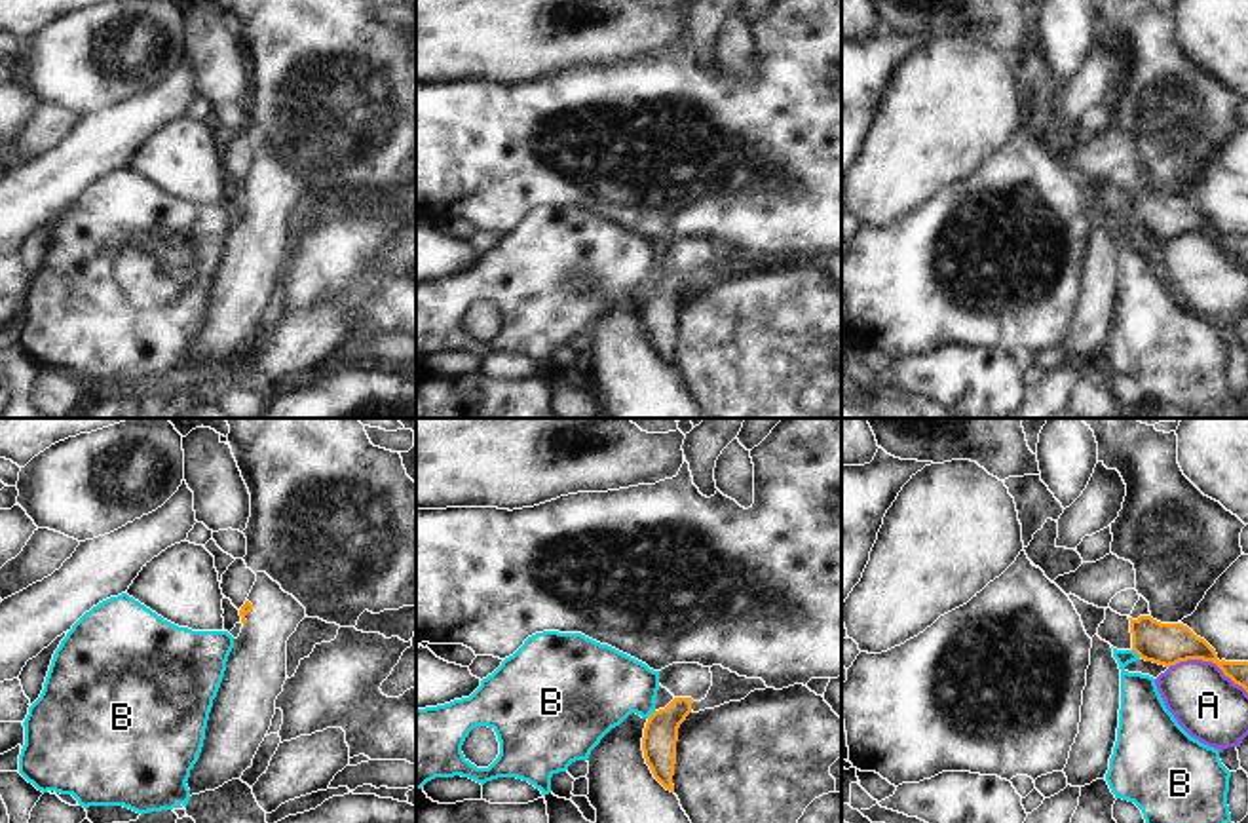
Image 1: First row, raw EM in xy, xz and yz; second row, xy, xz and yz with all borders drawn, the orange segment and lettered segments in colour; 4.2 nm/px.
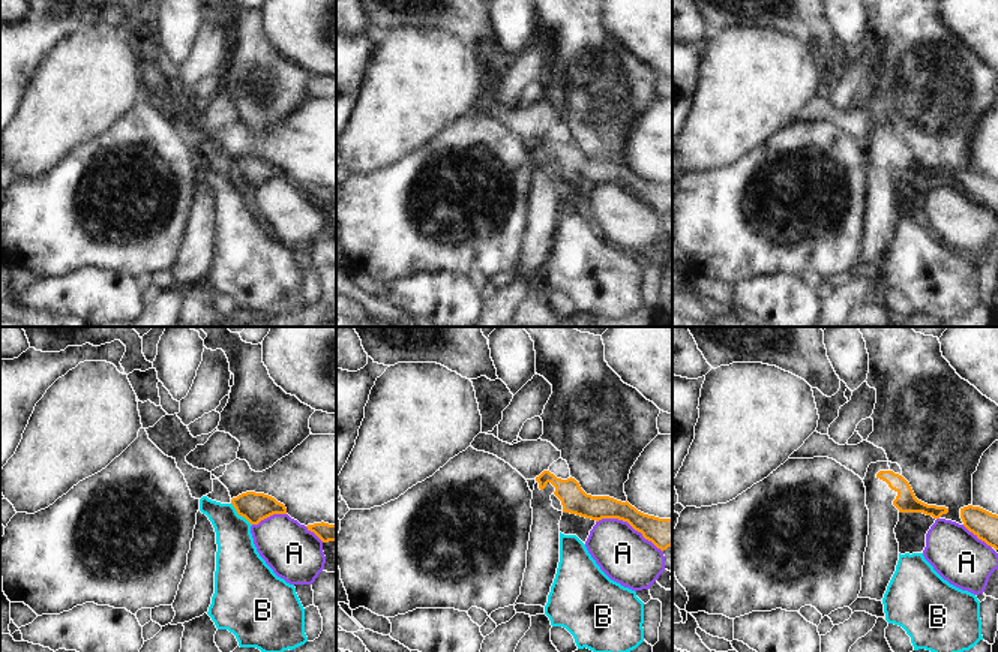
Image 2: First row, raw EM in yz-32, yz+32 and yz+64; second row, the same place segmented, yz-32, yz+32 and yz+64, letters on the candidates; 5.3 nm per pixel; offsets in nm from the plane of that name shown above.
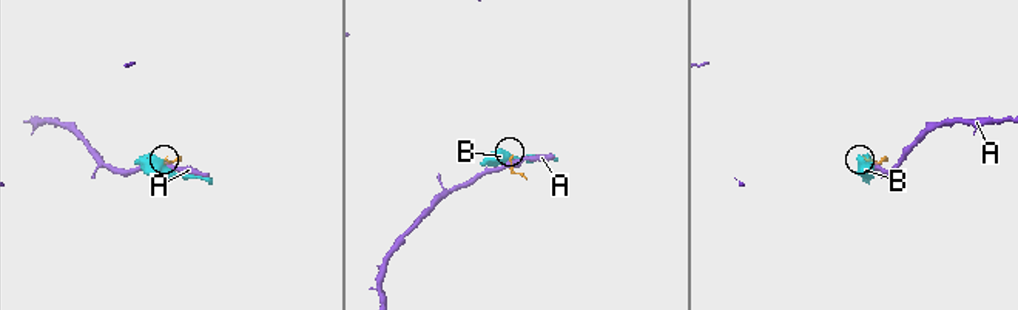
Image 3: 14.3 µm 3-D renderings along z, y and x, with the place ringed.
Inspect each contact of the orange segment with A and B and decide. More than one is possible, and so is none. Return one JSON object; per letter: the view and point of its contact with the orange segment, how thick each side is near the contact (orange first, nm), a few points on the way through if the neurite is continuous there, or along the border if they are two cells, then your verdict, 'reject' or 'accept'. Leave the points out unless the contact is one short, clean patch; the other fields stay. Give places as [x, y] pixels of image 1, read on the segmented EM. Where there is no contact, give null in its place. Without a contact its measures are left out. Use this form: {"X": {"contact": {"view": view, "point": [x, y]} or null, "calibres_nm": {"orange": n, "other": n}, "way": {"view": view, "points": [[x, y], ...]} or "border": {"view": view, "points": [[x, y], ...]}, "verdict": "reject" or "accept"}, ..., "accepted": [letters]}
{"A": {"contact": {"view": "yz", "point": [1209, 660]}, "calibres_nm": {"orange": 180, "other": 300}, "border": {"view": "yz", "points": [[1169, 666], [1180, 660], [1210, 660], [1247, 692]]}, "verdict": "reject"}, "B": {"contact": {"view": "xz", "point": [650, 715]}, "calibres_nm": {"orange": 140, "other": 360}, "border": {"view": "xz", "points": [[656, 711], [648, 719]]}, "verdict": "reject"}, "accepted": []}

